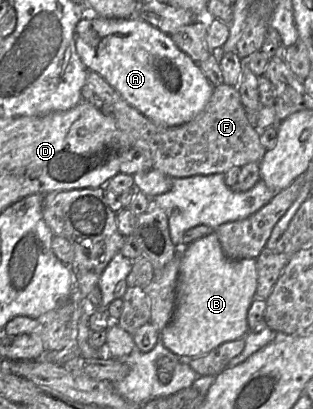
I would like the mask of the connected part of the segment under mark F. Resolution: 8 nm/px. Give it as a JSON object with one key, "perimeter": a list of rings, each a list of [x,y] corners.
{"perimeter":[[[87,71],[81,96],[82,101],[92,104],[115,120],[117,127],[128,138],[131,149],[148,152],[153,160],[153,169],[161,171],[172,179],[194,175],[224,174],[233,167],[242,167],[252,162],[260,163],[267,151],[260,142],[260,131],[250,123],[250,115],[241,102],[238,90],[232,85],[222,84],[216,87],[210,101],[199,115],[185,124],[174,127],[159,125],[144,116],[128,104],[101,75],[94,71]]]}

